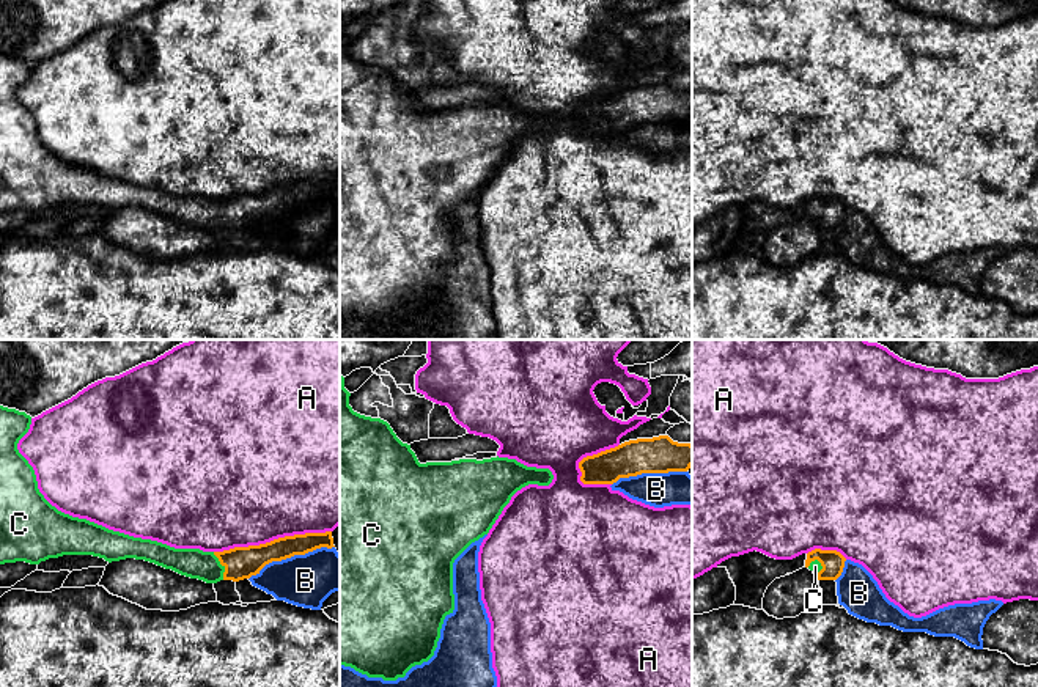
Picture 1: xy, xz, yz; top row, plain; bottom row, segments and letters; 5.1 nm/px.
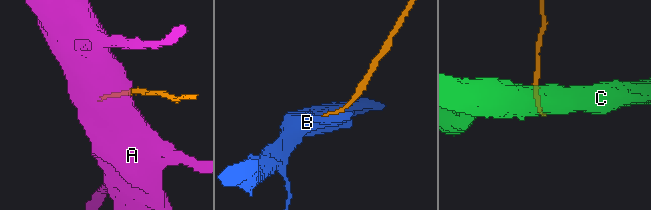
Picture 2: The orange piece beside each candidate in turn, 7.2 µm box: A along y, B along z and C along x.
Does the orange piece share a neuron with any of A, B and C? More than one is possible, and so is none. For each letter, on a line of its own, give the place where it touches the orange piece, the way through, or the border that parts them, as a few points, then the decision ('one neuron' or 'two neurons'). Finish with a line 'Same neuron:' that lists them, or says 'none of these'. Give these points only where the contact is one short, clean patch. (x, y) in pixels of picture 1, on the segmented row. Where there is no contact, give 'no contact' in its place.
A: meets orange in xy at (274, 540); two neurons
B: meets orange in xy at (291, 555); two neurons
C: meets orange in xy at (222, 565); runs through xy (239, 563), (222, 565), (194, 563); one neuron
Same neuron: C

